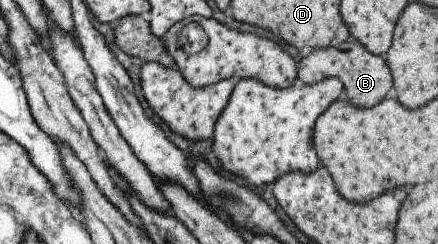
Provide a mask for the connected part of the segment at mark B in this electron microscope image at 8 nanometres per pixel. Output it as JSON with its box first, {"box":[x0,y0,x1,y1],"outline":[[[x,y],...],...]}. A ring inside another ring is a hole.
{"box":[297,38,392,109],"outline":[[[348,38],[333,48],[312,50],[297,63],[297,77],[304,84],[312,85],[323,79],[336,78],[344,89],[343,95],[358,109],[366,109],[382,101],[382,97],[392,87],[388,67],[380,57],[370,55],[355,39]]]}

